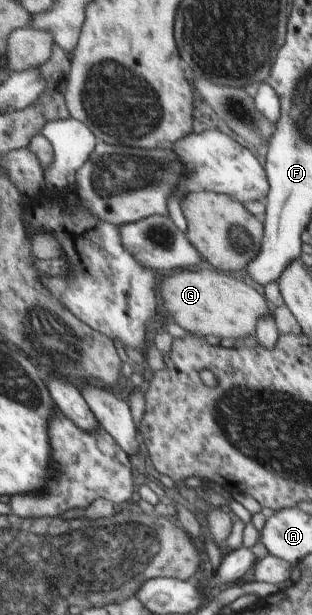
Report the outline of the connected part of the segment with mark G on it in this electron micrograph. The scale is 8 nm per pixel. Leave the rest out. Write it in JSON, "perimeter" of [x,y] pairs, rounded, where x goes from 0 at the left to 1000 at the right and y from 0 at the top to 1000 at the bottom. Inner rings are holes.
{"perimeter":[[[580,436],[574,442],[542,444],[522,452],[513,465],[529,504],[554,514],[554,520],[599,540],[644,543],[651,546],[683,543],[715,553],[740,550],[779,550],[798,543],[817,545],[821,520],[830,515],[881,511],[881,498],[869,498],[853,483],[853,472],[804,455],[766,452],[766,444],[721,446],[718,439],[612,439]]]}

